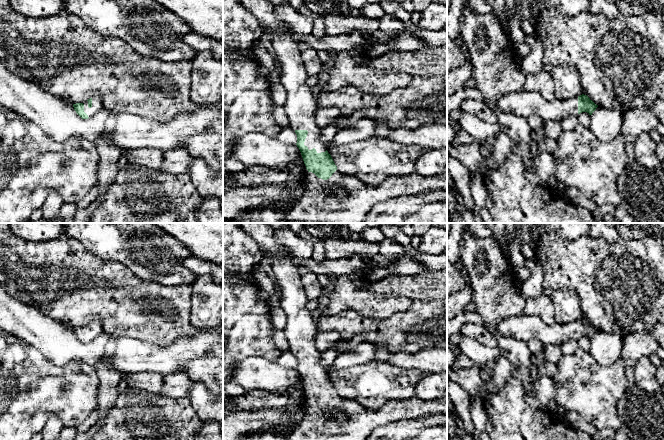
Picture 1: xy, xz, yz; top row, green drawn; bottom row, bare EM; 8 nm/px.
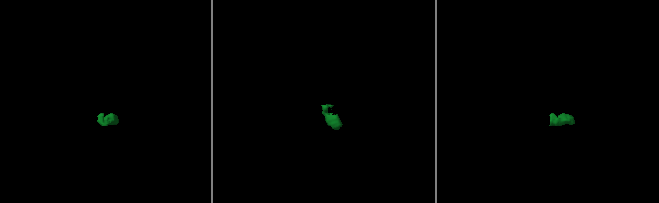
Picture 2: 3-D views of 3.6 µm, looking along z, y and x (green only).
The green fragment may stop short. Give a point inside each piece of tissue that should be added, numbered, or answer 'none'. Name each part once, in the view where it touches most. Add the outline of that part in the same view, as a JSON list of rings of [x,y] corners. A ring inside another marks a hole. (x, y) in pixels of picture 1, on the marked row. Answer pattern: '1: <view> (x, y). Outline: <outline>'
1: xz (300, 107). Outline: [[[238,0],[259,21],[262,32],[271,35],[274,56],[279,59],[282,72],[280,82],[287,92],[284,104],[290,119],[290,127],[295,130],[307,130],[304,145],[309,150],[315,148],[317,153],[325,152],[327,144],[321,141],[321,128],[315,121],[318,109],[313,98],[312,88],[306,85],[308,73],[298,50],[298,44],[290,32],[277,35],[283,20],[276,14],[276,5],[267,0]]]
2: xz (319, 204). Outline: [[[338,169],[327,180],[309,172],[307,180],[305,193],[286,212],[286,220],[291,223],[362,223],[366,220],[369,210],[377,203],[399,196],[447,190],[447,170],[439,175],[427,177],[416,172],[408,176],[391,176],[376,186],[370,186],[355,176],[344,175]]]

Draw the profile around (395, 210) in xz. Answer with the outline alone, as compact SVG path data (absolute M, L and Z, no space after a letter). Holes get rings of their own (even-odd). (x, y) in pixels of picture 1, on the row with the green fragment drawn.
M434 190L399 196L377 203L361 223L403 223L410 215L429 203L447 201L447 190Z

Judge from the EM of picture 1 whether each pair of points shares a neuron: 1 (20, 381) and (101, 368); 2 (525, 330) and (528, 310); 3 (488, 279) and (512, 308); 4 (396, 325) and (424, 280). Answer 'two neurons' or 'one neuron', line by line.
1: two neurons
2: two neurons
3: one neuron
4: one neuron

